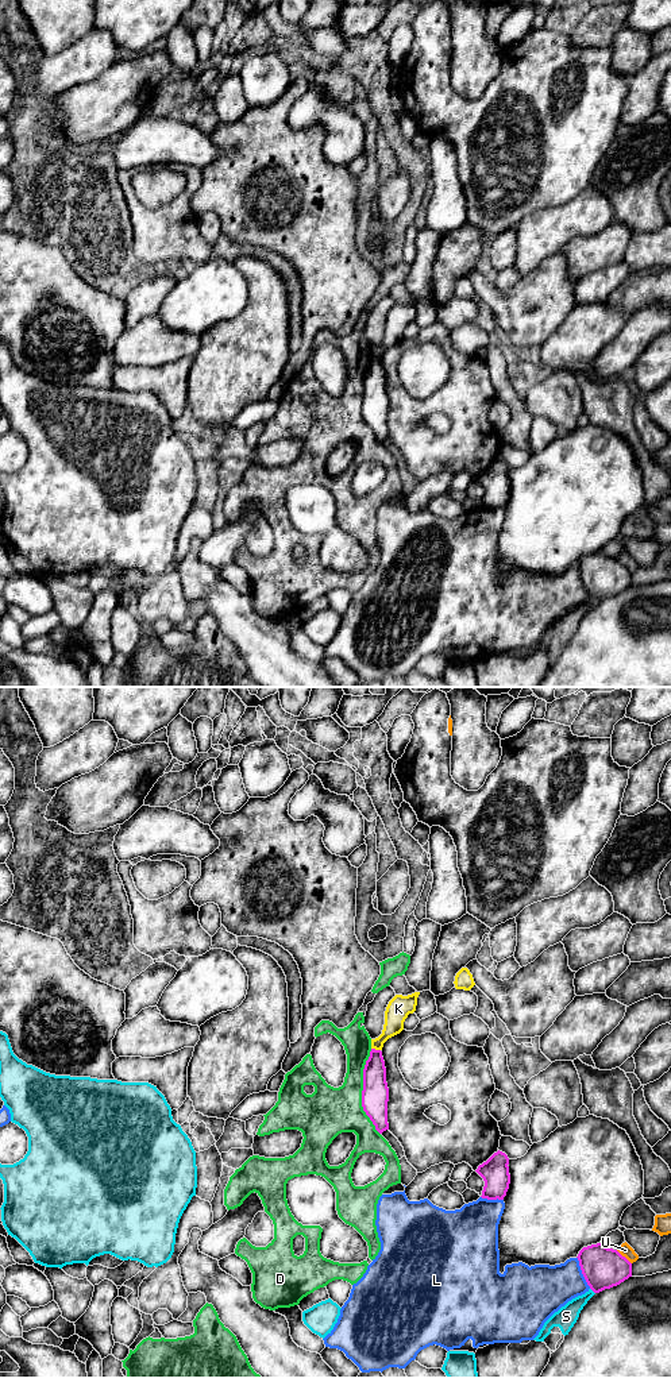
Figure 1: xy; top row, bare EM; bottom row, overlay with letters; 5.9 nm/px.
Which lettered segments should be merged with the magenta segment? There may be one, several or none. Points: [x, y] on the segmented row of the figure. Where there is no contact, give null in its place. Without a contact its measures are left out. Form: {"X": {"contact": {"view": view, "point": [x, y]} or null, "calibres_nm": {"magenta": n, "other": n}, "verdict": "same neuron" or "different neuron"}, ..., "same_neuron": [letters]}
{"D": {"contact": {"view": "xy", "point": [362, 1092]}, "calibres_nm": {"magenta": 160, "other": 300}, "verdict": "different neuron"}, "K": {"contact": {"view": "xy", "point": [374, 1049]}, "calibres_nm": {"magenta": 150, "other": 130}, "verdict": "different neuron"}, "L": {"contact": {"view": "xy", "point": [582, 1273]}, "calibres_nm": {"magenta": 240, "other": 300}, "verdict": "different neuron"}, "S": {"contact": {"view": "xy", "point": [592, 1289]}, "calibres_nm": {"magenta": 240, "other": 120}, "verdict": "different neuron"}, "U": {"contact": {"view": "xy", "point": [624, 1257]}, "calibres_nm": {"magenta": 240, "other": 80}, "verdict": "different neuron"}, "same_neuron": []}

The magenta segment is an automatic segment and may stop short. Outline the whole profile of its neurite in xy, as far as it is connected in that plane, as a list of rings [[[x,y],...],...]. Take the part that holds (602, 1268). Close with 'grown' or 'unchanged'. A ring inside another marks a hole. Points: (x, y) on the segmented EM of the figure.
[[[602,1243],[583,1247],[578,1254],[582,1274],[594,1293],[620,1285],[632,1277],[632,1263]]]; unchanged

